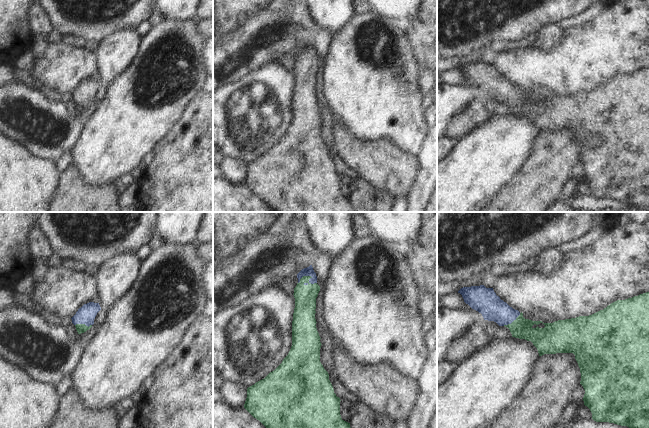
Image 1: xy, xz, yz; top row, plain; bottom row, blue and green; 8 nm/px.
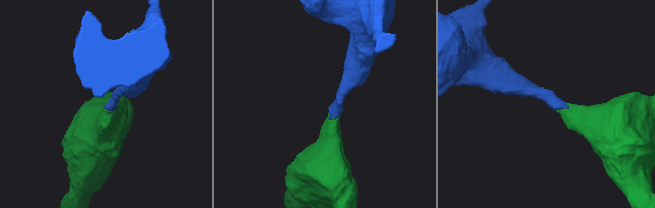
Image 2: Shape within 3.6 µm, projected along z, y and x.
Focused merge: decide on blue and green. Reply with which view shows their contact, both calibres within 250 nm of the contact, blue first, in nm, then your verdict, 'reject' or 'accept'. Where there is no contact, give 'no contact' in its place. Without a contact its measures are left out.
meets blue in xz; 70 nm thick on the blue side, 180 nm on the other; accept

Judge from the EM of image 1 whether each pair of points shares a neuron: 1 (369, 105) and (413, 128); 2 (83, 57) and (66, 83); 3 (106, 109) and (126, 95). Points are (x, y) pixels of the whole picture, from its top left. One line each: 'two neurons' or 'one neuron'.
1: one neuron
2: one neuron
3: one neuron

